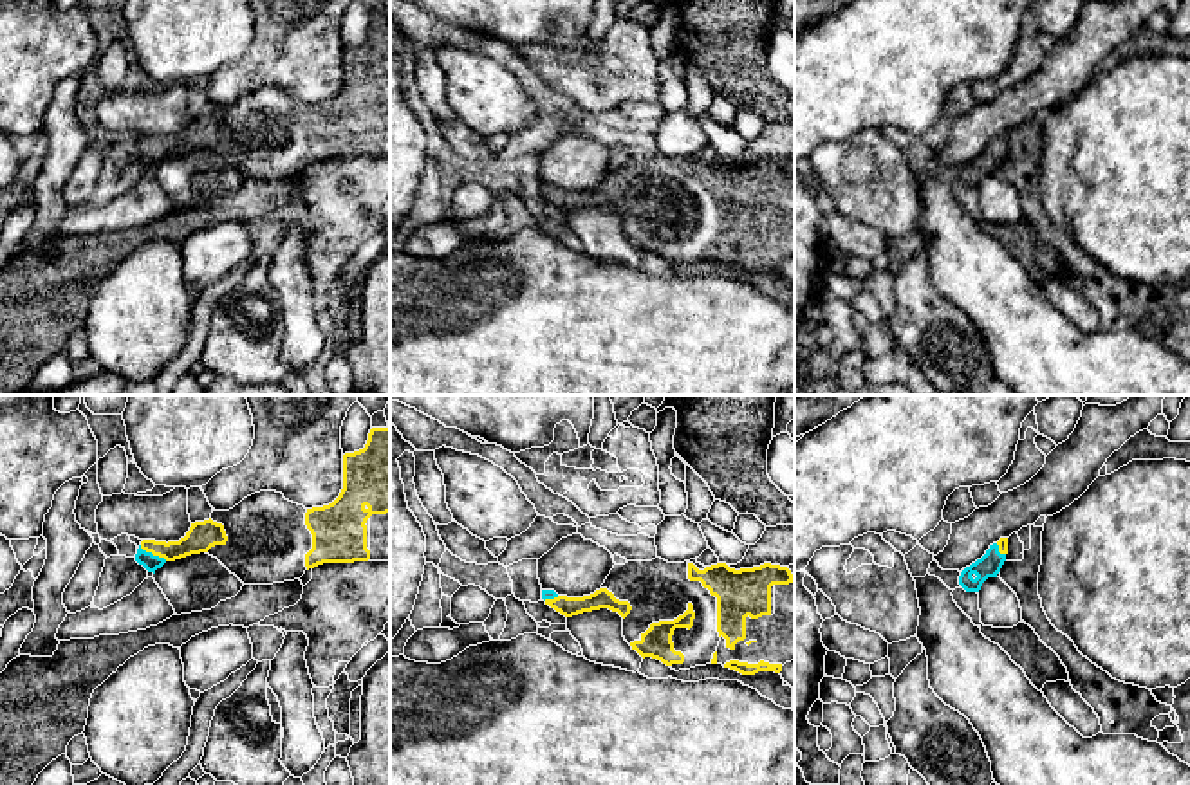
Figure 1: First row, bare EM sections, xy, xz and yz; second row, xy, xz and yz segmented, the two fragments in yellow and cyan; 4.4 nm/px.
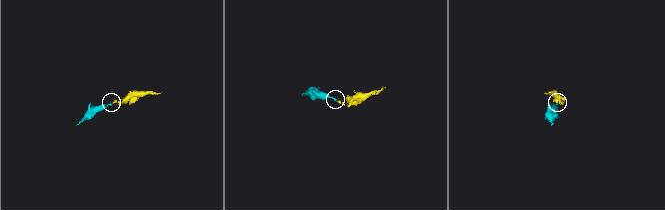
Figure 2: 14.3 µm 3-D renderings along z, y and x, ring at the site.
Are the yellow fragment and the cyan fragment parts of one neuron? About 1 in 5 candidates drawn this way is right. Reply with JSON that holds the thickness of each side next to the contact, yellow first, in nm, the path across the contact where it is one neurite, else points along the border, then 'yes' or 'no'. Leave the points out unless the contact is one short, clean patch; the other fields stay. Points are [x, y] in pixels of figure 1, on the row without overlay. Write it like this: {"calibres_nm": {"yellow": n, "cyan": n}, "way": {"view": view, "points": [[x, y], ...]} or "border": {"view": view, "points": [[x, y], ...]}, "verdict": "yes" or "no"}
{"calibres_nm": {"yellow": 130, "cyan": 70}, "way": {"view": "xy", "points": [[204, 130], [181, 145], [154, 150], [150, 157]]}, "verdict": "yes"}

